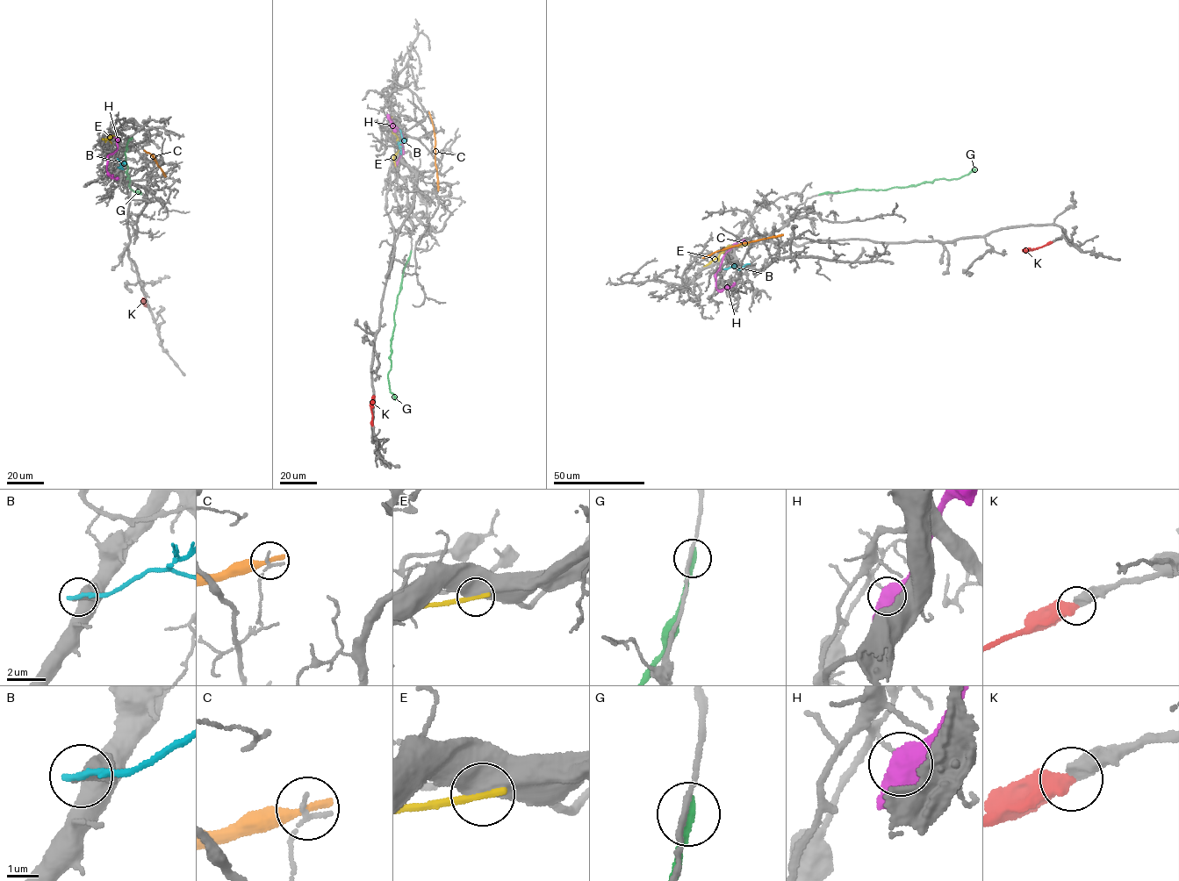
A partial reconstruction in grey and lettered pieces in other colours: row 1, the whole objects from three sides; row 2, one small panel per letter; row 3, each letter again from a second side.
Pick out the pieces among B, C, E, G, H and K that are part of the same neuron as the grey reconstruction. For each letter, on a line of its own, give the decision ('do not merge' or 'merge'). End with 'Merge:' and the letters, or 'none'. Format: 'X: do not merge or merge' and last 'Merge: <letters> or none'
B: do not merge
C: do not merge
E: do not merge
G: do not merge
H: do not merge
K: merge
Merge: K

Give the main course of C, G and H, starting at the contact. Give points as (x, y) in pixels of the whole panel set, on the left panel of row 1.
C: (165, 176), (154, 157), (144, 150)
G: (132, 138), (125, 153), (130, 182), (128, 185), (133, 191), (141, 193)
H: (110, 136), (116, 138), (118, 149), (107, 155), (106, 168), (111, 178), (118, 178)

